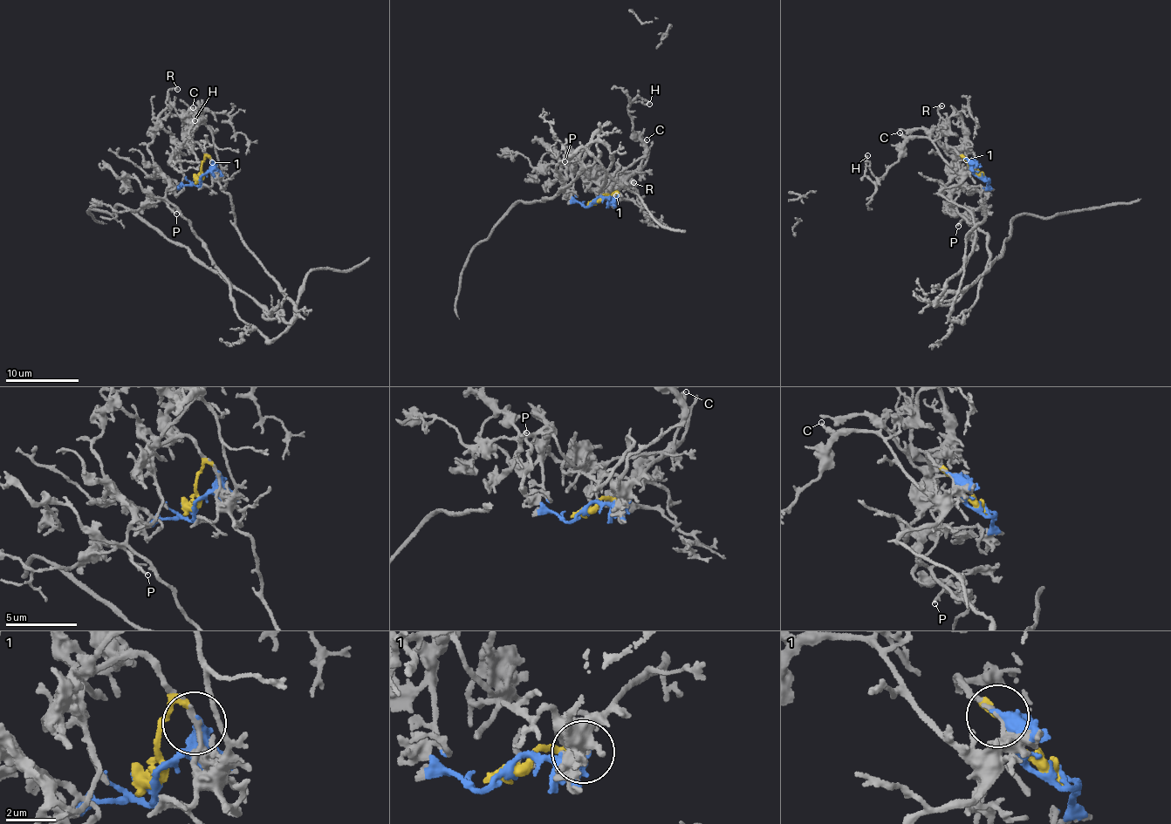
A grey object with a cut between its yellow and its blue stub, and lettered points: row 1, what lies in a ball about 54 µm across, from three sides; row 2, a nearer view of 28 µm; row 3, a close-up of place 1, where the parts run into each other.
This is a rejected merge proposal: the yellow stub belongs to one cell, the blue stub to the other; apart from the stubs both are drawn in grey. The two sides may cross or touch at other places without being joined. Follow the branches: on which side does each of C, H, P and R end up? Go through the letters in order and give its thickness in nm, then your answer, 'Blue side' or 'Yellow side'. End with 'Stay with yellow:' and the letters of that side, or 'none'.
C: Thickness 200 nm. Yellow side
H: Thickness 170 nm. Yellow side
P: Thickness 200 nm. Blue side
R: Thickness 170 nm. Blue side
Stay with yellow: C, H

